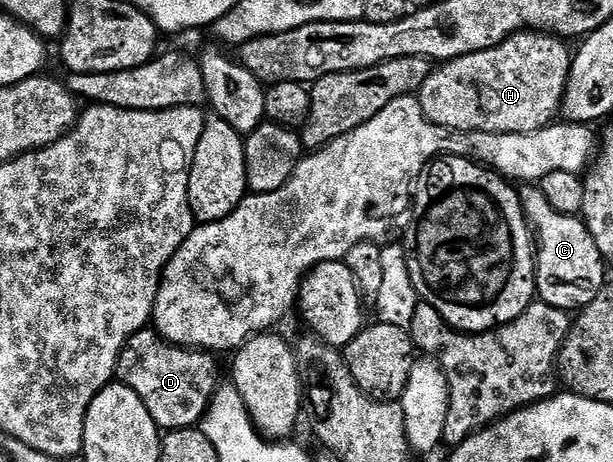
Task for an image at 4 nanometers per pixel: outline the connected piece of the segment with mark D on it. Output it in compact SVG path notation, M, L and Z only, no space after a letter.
M155 328L135 333L124 345L118 366L119 384L128 385L154 419L161 431L191 429L199 426L208 412L212 399L221 384L217 358L207 351L184 349L164 340Z

